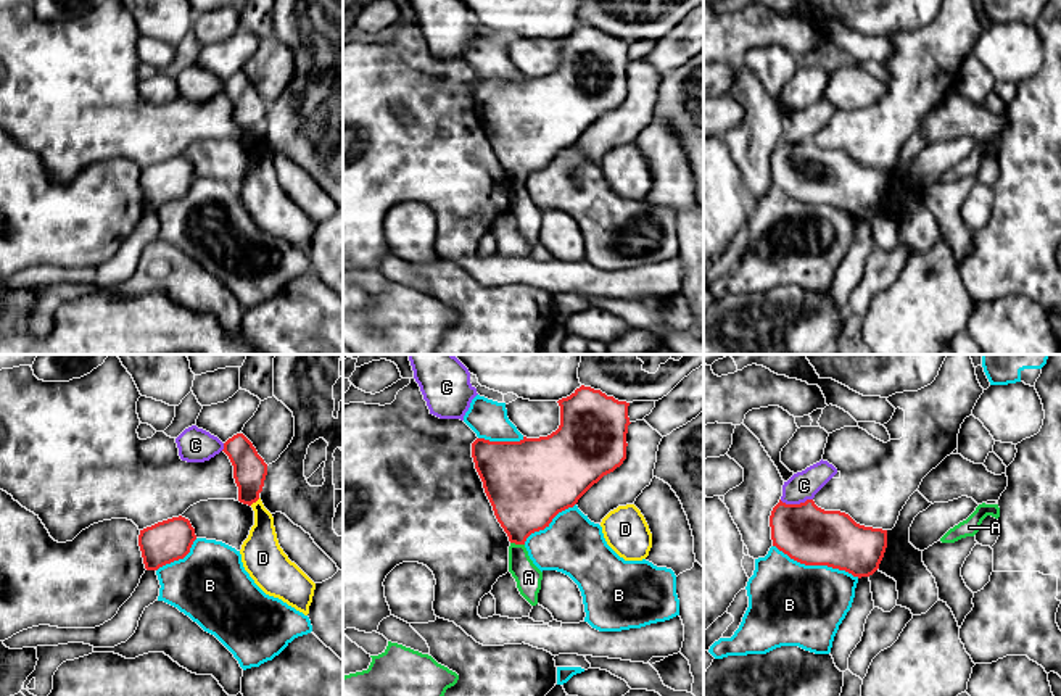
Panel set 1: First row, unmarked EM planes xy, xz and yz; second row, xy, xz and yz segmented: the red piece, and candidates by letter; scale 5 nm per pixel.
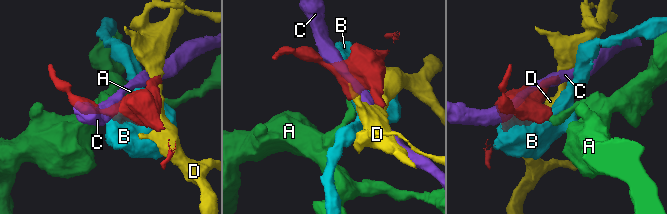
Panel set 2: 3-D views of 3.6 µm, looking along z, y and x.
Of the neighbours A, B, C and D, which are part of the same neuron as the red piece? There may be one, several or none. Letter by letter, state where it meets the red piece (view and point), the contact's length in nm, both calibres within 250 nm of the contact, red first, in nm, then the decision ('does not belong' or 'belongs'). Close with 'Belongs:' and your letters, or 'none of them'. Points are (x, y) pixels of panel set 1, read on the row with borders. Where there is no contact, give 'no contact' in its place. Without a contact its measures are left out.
A: contact xz (517, 543); length 70 nm; calibres 360 and 130 nm; does not belong
B: contact yz (817, 564); length 460 nm; calibres 300 and 420 nm; does not belong
C: contact yz (796, 505); length 170 nm; calibres 300 and 150 nm; does not belong
D: contact xy (255, 501); length 70 nm; calibres 170 and 190 nm; does not belong
Belongs: none of them

